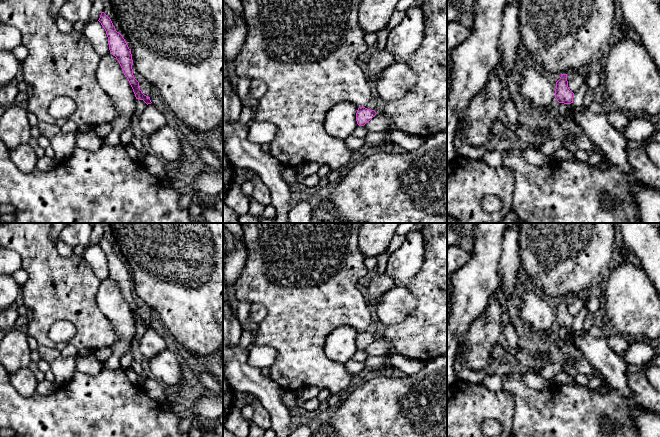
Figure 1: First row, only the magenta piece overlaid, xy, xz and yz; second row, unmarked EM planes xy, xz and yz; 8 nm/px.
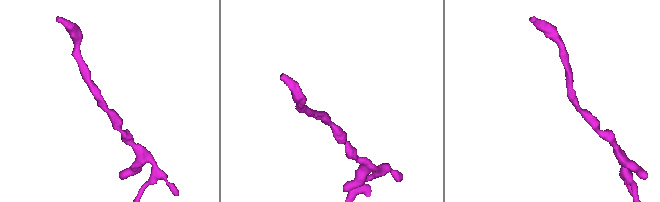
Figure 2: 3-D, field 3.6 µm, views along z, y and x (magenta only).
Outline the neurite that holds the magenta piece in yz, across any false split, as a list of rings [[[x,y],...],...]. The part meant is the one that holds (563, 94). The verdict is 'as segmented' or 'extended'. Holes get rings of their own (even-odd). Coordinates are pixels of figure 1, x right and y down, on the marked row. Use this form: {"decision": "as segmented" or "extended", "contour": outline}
{"decision": "as segmented", "contour": [[[561,74],[560,79],[556,82],[555,98],[559,103],[573,103],[574,93],[568,87],[567,74]]]}

